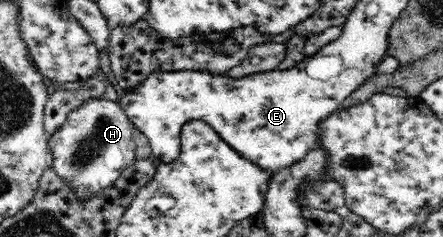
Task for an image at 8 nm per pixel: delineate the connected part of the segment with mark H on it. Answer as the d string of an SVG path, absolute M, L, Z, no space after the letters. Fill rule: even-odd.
M88 99L88 102L68 113L60 130L50 136L51 167L71 184L78 203L112 187L124 168L134 162L136 145L133 139L135 127L116 101Z

